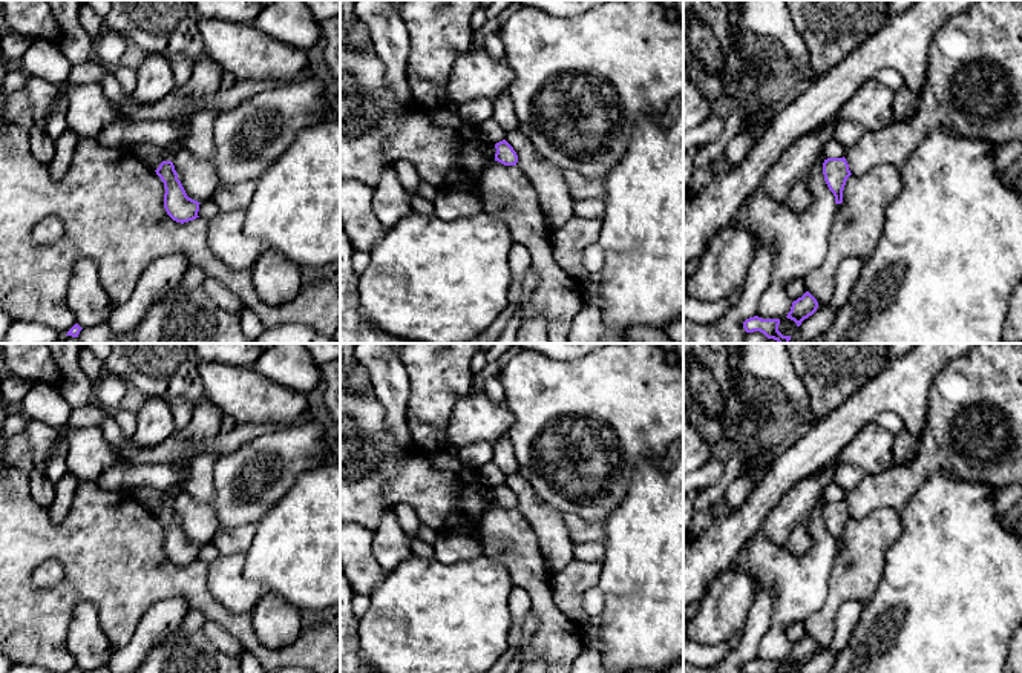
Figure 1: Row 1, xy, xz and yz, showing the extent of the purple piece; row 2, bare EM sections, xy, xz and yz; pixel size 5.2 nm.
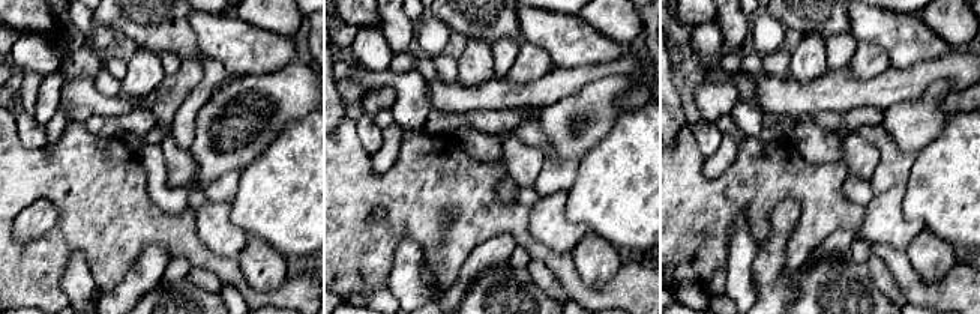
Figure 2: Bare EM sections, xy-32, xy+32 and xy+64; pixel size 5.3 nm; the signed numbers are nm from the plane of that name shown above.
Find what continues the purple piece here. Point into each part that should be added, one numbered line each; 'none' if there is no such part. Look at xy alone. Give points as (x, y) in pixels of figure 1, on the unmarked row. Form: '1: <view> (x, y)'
none

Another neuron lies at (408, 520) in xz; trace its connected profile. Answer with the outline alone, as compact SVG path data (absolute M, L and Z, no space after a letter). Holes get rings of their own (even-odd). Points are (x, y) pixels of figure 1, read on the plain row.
M398 503L398 504L394 506L394 514L395 514L395 518L397 518L401 530L409 538L414 540L415 535L417 535L417 530L421 524L415 509L408 503Z

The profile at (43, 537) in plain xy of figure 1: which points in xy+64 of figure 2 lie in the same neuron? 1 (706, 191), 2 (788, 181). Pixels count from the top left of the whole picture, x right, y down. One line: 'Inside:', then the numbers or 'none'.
Inside: 1, 2

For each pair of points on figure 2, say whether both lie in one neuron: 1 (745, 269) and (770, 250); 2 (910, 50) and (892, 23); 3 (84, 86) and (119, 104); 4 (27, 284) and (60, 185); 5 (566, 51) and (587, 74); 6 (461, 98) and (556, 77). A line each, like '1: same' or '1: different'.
1: different
2: same
3: same
4: same
5: different
6: same

